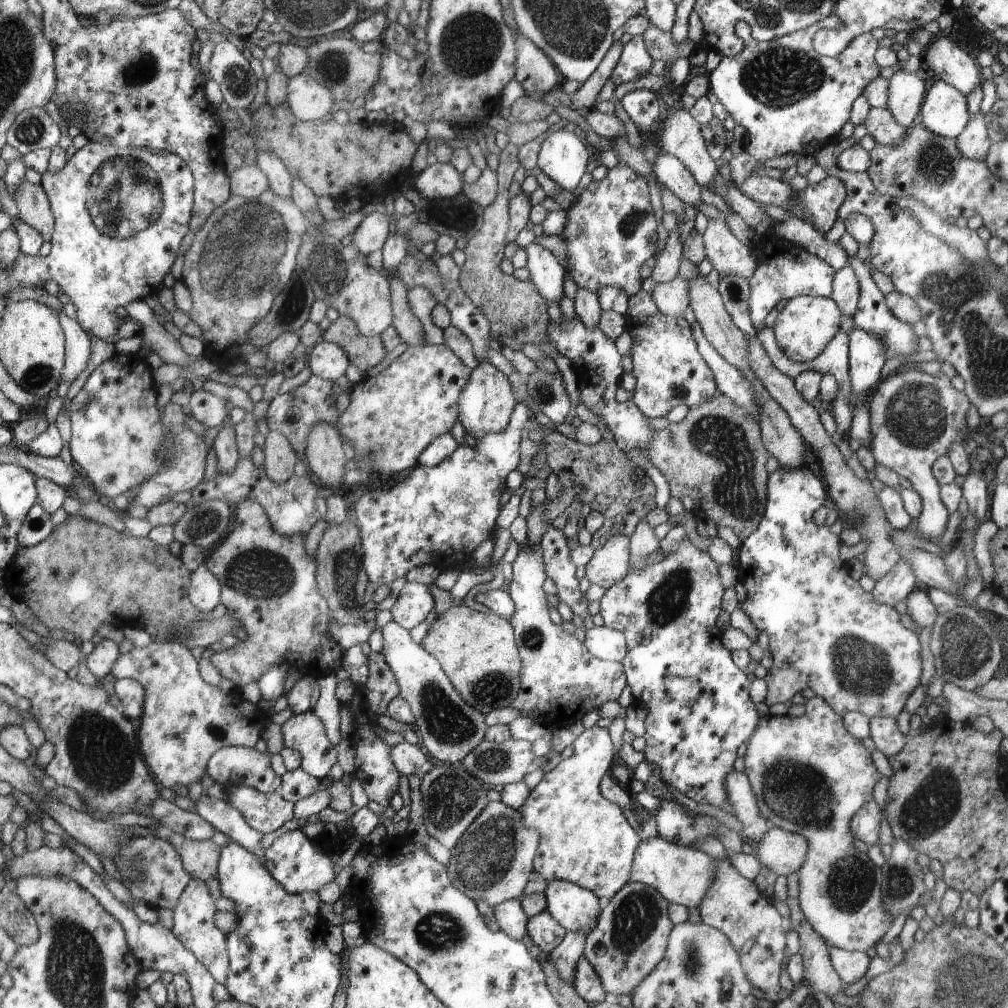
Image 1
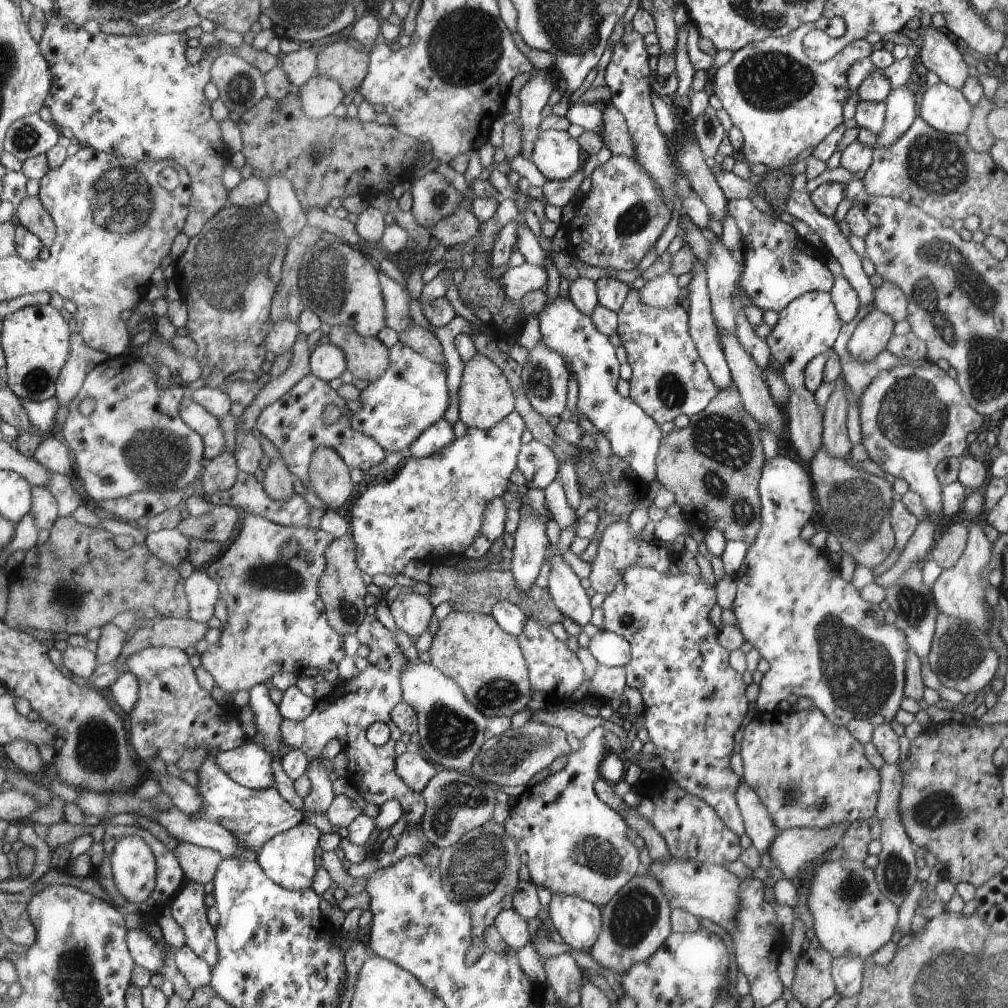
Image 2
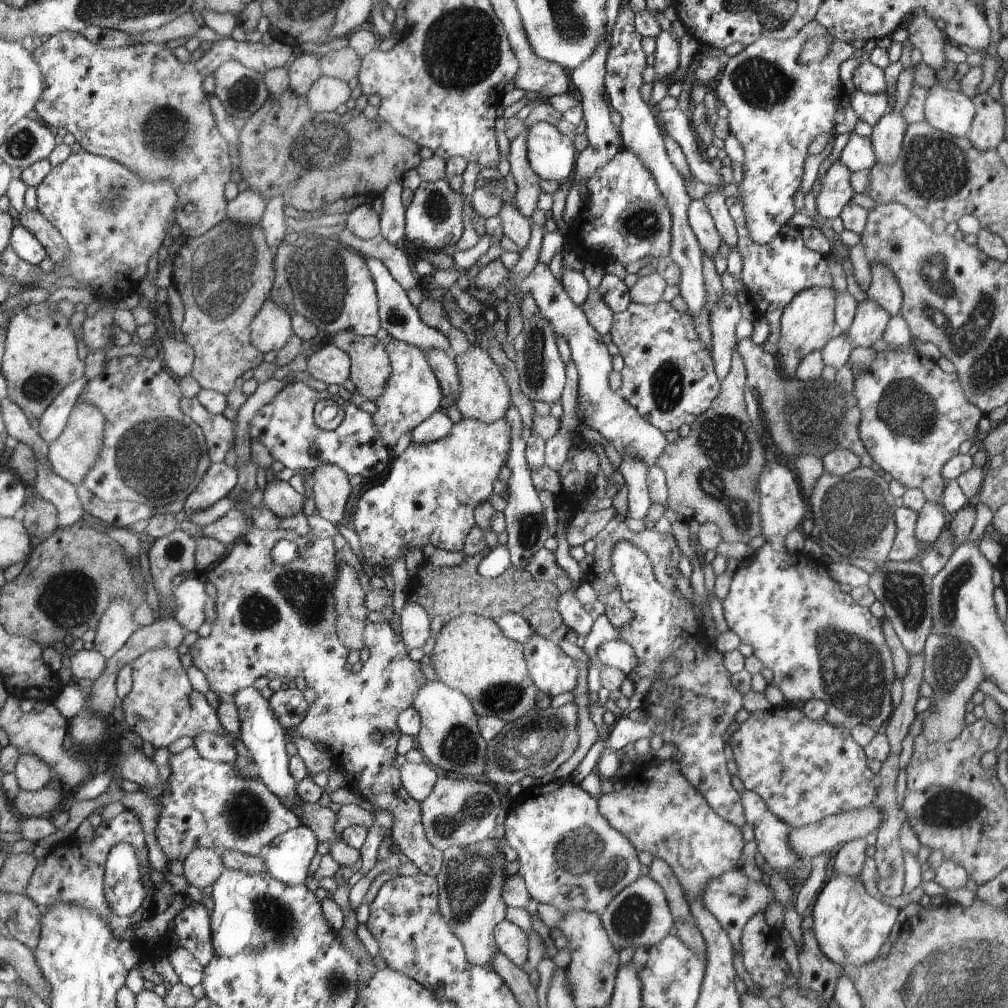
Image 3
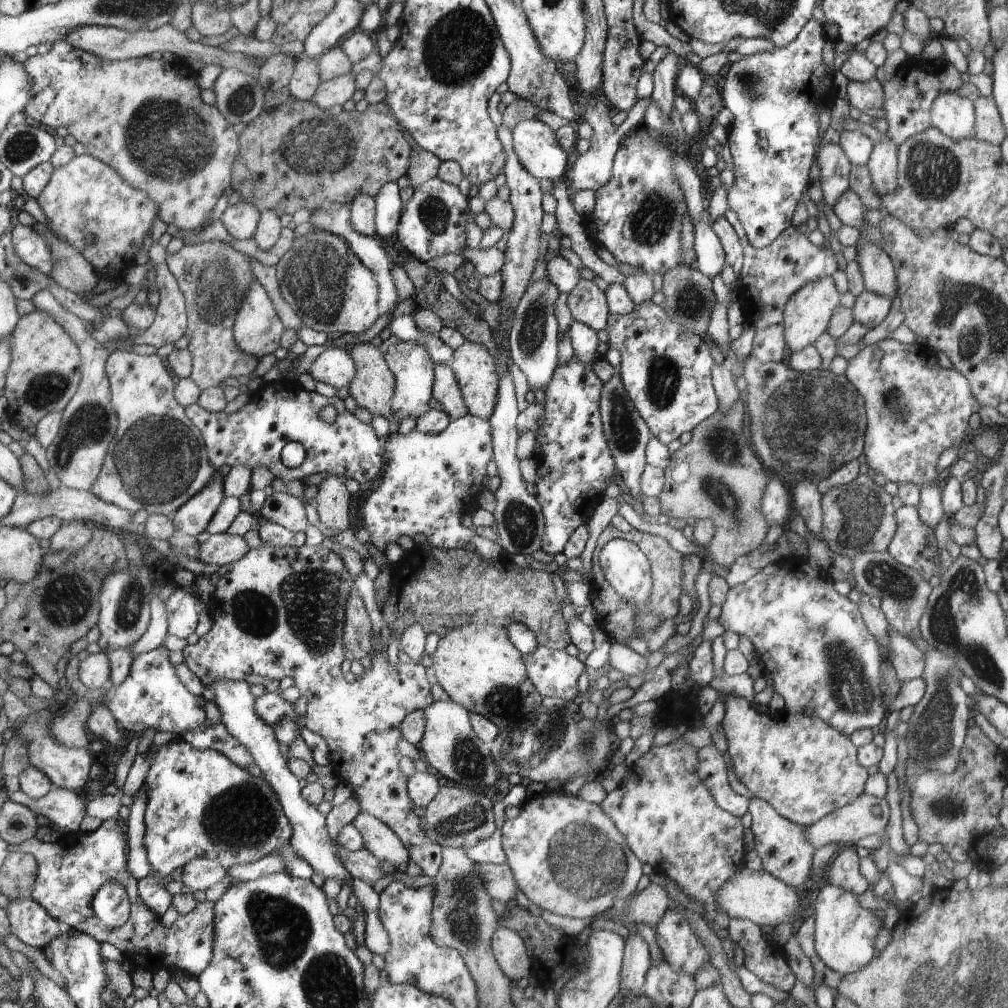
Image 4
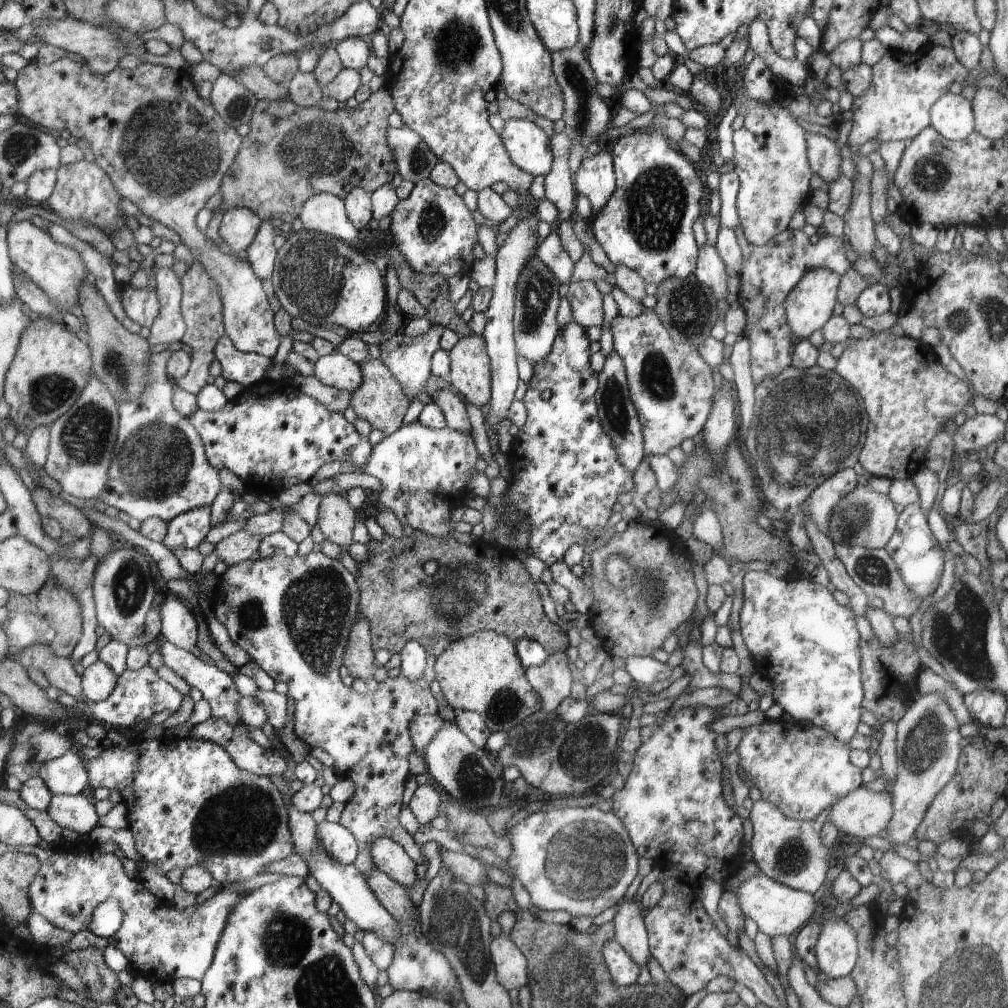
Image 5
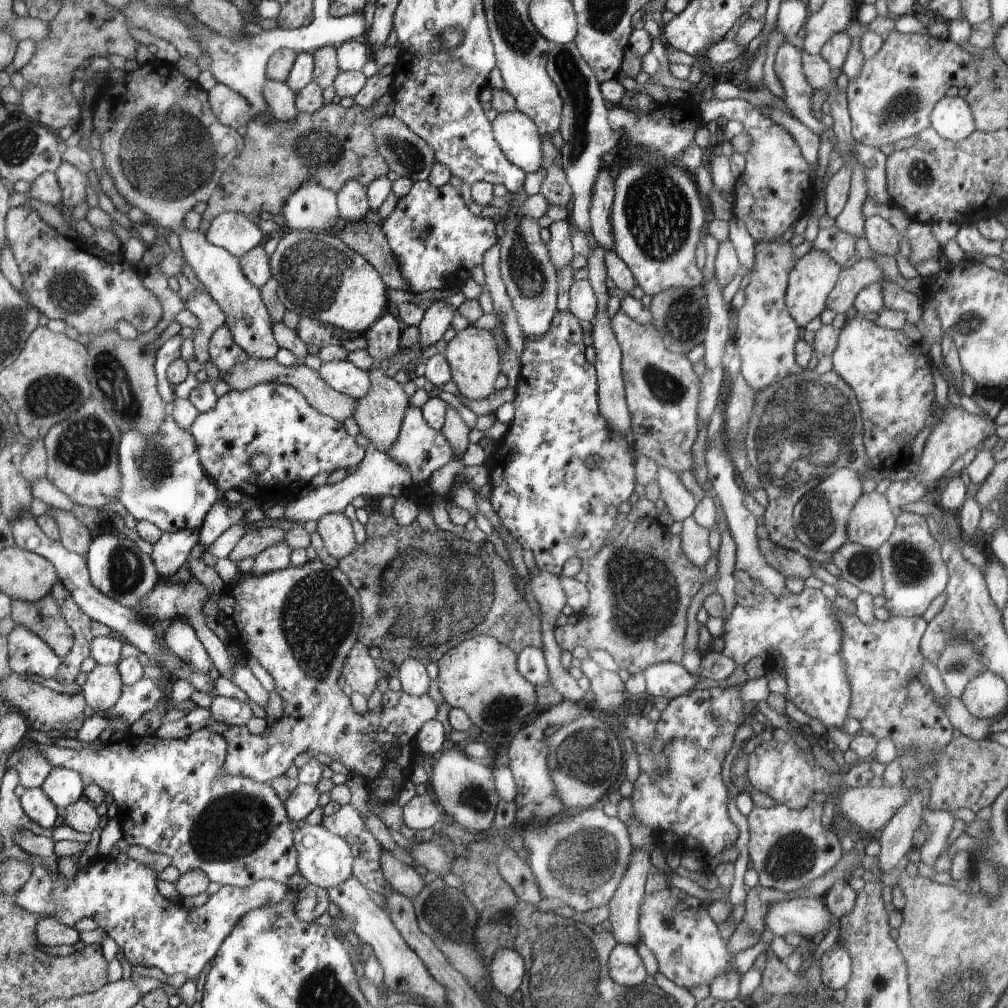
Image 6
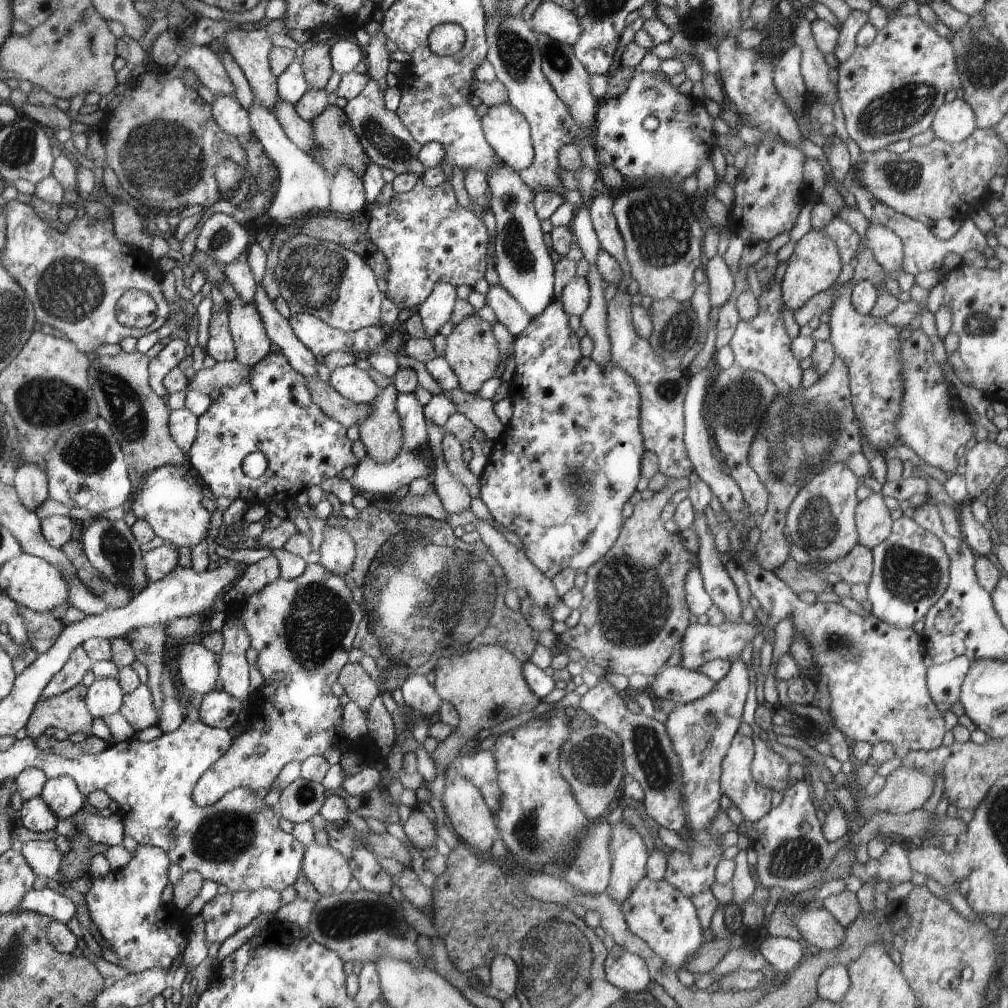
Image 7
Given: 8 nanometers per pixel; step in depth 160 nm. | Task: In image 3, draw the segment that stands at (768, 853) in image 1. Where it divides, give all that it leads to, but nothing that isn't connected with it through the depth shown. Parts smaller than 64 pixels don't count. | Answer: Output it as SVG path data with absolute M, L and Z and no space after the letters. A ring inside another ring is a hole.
M874 804L853 811L844 811L827 816L822 820L799 829L792 829L789 834L790 846L799 854L802 861L809 863L823 852L835 853L839 847L854 839L864 839L867 834L877 831L882 824L883 812Z

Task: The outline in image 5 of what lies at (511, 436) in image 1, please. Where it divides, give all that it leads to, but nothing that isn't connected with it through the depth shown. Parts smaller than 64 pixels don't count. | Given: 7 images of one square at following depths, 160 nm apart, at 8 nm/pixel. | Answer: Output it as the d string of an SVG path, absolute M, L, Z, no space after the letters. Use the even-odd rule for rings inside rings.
M418 420L404 424L396 433L385 436L374 446L370 462L357 467L352 463L334 461L326 464L310 478L311 487L321 480L332 479L342 473L372 474L384 486L378 496L378 509L392 510L402 526L426 532L432 538L450 538L454 532L450 524L450 502L466 482L472 480L472 470L478 464L478 450L472 436L452 428L432 429L422 426Z

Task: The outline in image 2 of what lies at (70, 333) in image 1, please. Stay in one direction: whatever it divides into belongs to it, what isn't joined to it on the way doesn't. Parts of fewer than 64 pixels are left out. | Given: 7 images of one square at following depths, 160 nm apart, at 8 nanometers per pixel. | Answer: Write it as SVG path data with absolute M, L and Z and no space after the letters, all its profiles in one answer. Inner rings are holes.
M72 335L69 360L63 366L63 372L59 374L59 378L56 381L56 390L58 392L55 397L59 407L67 407L70 401L76 398L82 388L88 370L93 365L102 363L110 357L106 353L86 346L80 335Z

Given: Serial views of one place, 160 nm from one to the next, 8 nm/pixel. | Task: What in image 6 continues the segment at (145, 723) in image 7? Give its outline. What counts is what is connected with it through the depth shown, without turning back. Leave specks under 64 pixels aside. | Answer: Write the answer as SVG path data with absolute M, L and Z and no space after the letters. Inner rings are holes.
M142 677L132 686L123 686L122 696L106 713L97 713L104 718L108 715L122 718L128 725L139 721L160 700L164 700L163 683Z

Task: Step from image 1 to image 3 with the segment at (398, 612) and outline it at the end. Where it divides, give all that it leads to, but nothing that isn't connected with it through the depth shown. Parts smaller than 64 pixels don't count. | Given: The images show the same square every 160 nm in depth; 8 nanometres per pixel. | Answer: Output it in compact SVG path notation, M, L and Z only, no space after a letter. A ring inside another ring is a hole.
M409 603L404 606L401 612L400 636L406 648L422 648L426 640L430 638L431 618L428 613L416 603Z

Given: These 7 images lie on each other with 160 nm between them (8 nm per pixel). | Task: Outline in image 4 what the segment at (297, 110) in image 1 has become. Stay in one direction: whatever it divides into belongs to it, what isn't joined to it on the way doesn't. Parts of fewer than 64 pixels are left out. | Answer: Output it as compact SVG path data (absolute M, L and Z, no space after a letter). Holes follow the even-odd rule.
M346 73L327 81L321 81L311 100L324 110L328 110L334 104L342 106L347 100L353 98L356 92L354 80L354 75Z

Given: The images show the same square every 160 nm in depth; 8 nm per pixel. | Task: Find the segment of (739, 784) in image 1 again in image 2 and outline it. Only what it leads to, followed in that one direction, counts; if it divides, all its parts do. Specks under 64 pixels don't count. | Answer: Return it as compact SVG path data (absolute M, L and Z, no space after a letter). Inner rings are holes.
M744 782L736 791L736 800L745 824L745 832L759 854L769 853L772 841L781 831L772 820L760 797Z

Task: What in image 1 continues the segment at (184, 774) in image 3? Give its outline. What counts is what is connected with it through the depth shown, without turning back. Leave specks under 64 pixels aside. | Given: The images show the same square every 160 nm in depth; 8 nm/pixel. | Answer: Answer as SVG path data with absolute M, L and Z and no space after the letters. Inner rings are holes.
M244 785L226 786L228 801L246 819L246 822L263 835L278 830L295 817L295 803L276 791L264 793Z

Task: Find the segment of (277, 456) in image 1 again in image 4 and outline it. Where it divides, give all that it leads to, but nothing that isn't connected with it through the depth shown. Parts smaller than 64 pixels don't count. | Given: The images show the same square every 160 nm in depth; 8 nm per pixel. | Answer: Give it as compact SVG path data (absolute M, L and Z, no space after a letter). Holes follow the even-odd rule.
M273 492L271 496L266 497L259 513L266 521L272 521L289 531L302 533L309 525L304 505L296 496Z

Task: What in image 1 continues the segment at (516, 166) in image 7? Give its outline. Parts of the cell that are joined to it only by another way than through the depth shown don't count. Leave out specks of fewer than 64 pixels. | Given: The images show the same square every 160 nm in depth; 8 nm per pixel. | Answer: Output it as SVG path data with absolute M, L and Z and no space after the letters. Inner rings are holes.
M568 130L548 133L542 141L537 167L562 190L573 191L586 174L590 154L586 144Z

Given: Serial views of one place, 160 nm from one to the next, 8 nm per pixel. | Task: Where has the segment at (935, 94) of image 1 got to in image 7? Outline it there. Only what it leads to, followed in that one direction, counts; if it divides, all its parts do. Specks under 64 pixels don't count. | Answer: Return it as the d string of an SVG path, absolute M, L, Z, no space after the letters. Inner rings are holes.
M955 98L938 109L931 128L935 138L958 144L977 128L976 115L964 99Z

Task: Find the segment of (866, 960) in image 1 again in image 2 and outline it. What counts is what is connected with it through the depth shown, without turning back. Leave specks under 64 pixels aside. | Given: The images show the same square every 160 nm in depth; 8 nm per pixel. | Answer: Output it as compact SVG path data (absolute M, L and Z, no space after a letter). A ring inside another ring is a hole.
M842 955L833 959L831 975L835 989L842 998L858 996L861 991L864 960L852 955Z

